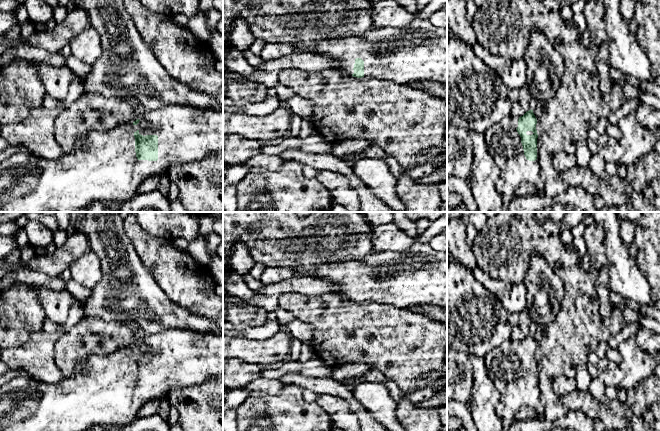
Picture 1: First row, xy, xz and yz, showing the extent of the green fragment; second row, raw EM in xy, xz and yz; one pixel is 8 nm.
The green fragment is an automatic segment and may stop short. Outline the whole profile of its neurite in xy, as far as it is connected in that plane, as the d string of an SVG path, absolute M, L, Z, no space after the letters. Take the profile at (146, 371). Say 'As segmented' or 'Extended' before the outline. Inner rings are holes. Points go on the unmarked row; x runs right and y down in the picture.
Extended. M172 328L161 331L153 335L146 335L141 341L150 349L149 352L137 354L131 357L126 351L116 351L109 355L91 355L90 358L82 365L80 371L75 371L71 376L65 377L58 384L47 384L39 381L14 379L7 382L0 388L0 431L88 431L92 425L99 424L121 428L124 425L132 423L137 418L137 412L142 404L156 398L165 396L168 398L169 393L175 388L191 387L201 385L209 379L223 377L223 336L214 333L203 333L189 329Z

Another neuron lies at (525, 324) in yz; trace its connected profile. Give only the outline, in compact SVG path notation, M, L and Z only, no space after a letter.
M527 309L520 312L519 324L513 327L511 340L523 340L527 335L533 331L533 322Z

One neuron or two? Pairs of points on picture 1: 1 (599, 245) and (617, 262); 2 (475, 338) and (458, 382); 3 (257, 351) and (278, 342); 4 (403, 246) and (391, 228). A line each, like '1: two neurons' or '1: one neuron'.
1: two neurons
2: two neurons
3: one neuron
4: one neuron

